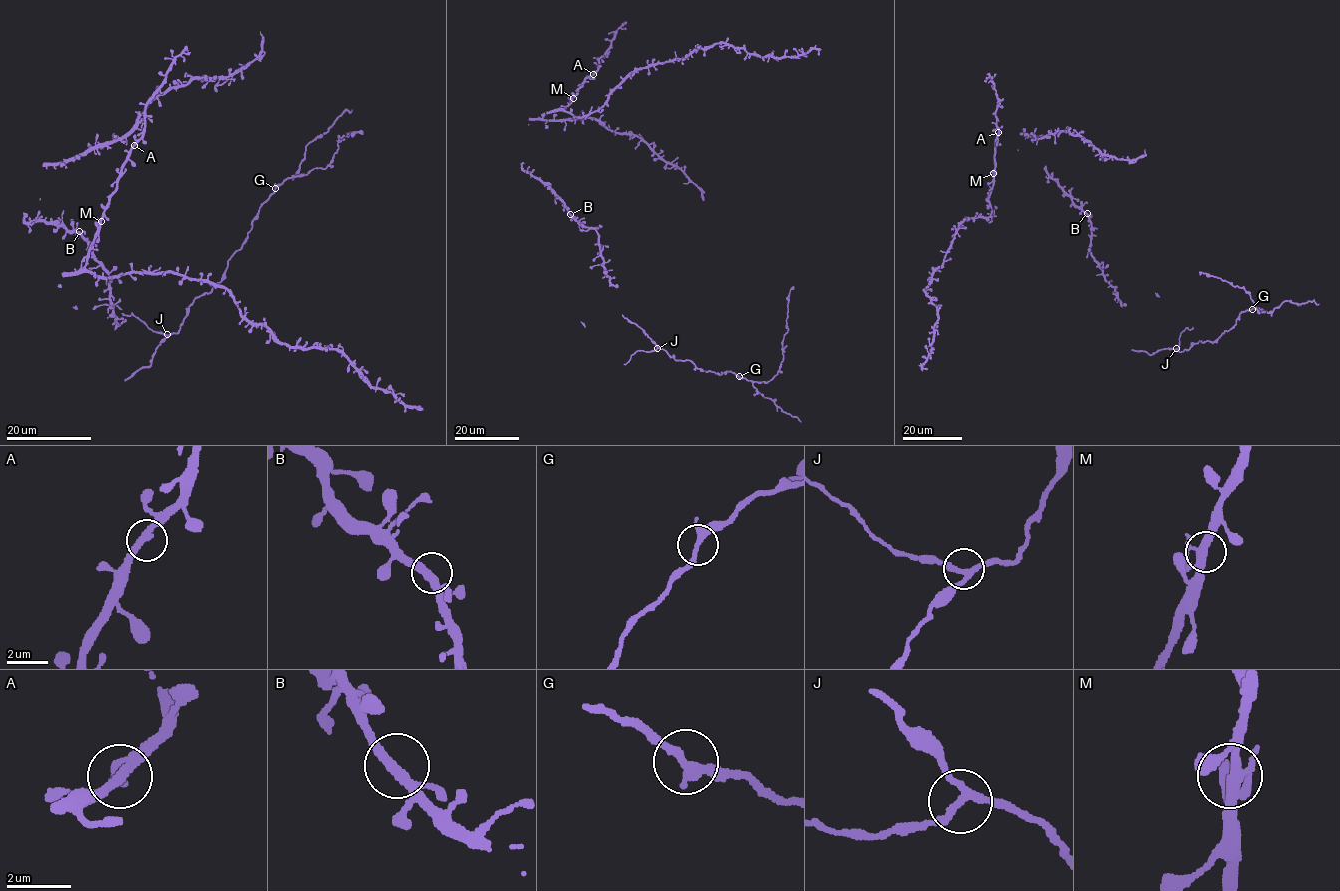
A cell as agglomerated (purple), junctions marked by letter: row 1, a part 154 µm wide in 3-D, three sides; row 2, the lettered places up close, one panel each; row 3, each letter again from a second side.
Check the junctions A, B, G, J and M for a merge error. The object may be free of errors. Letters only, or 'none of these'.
G

